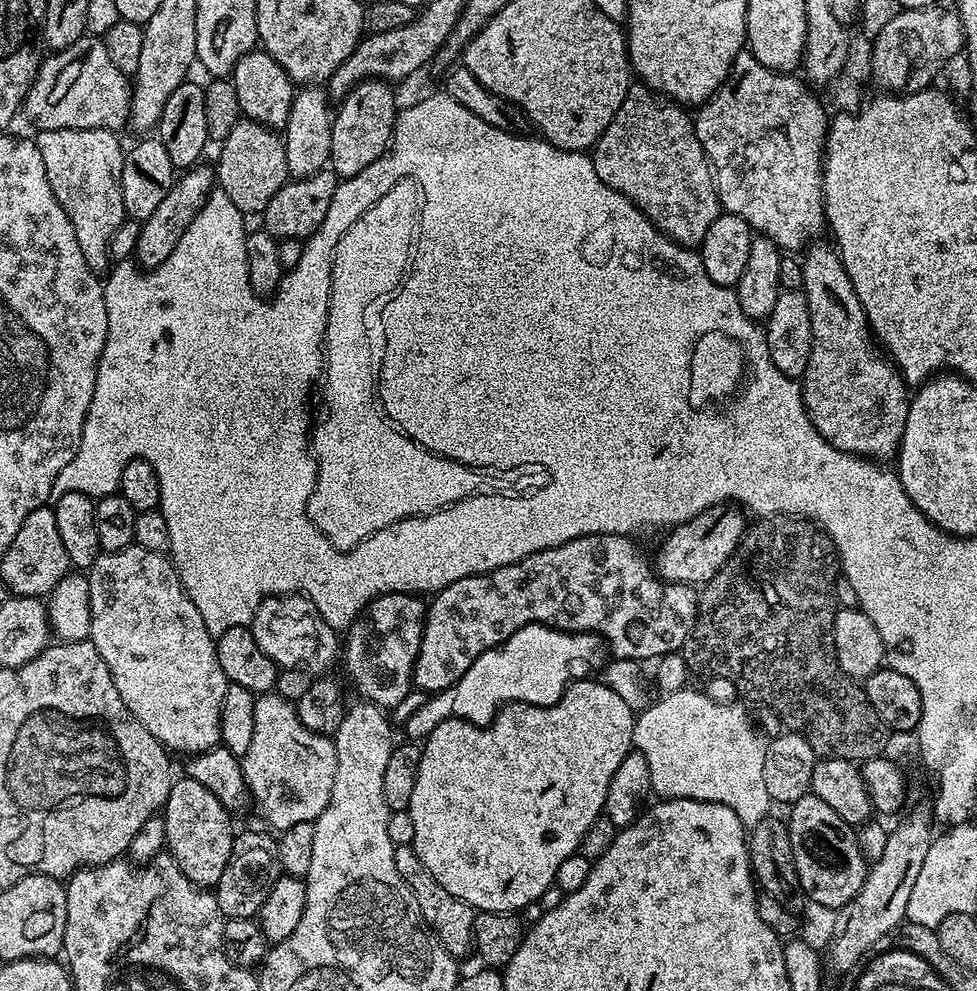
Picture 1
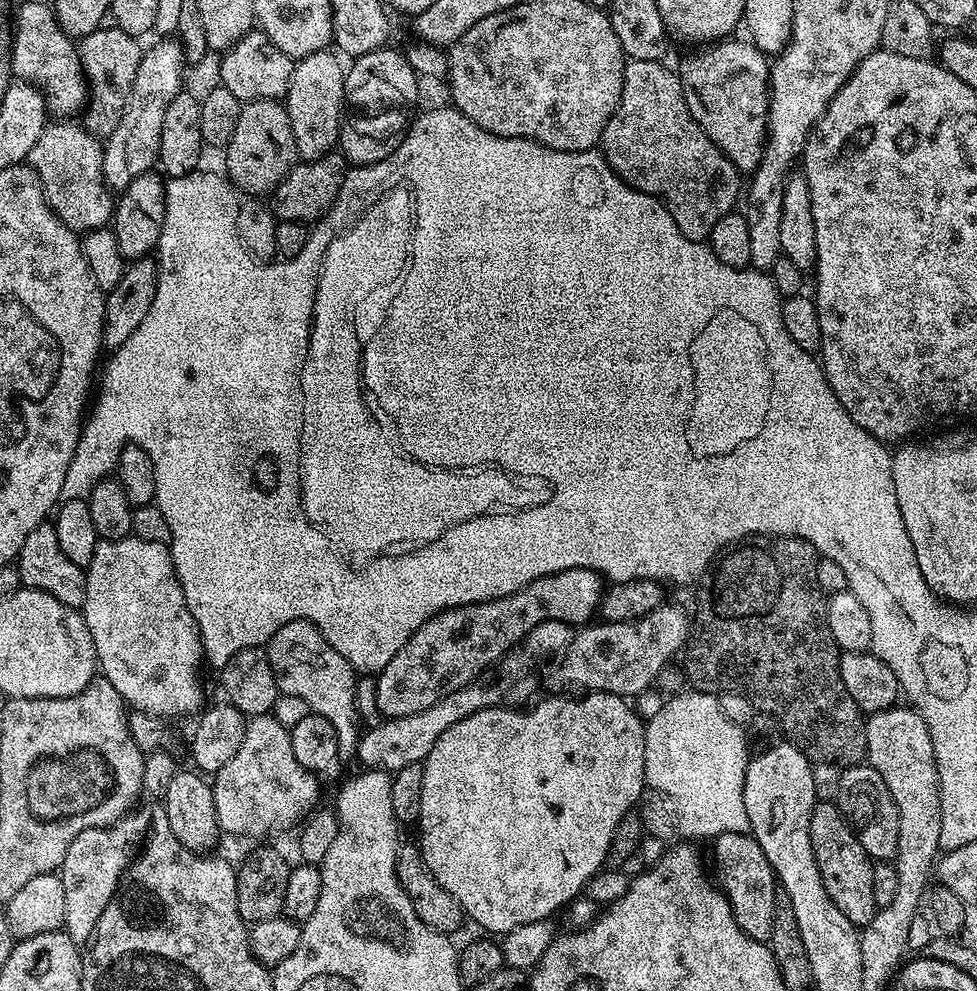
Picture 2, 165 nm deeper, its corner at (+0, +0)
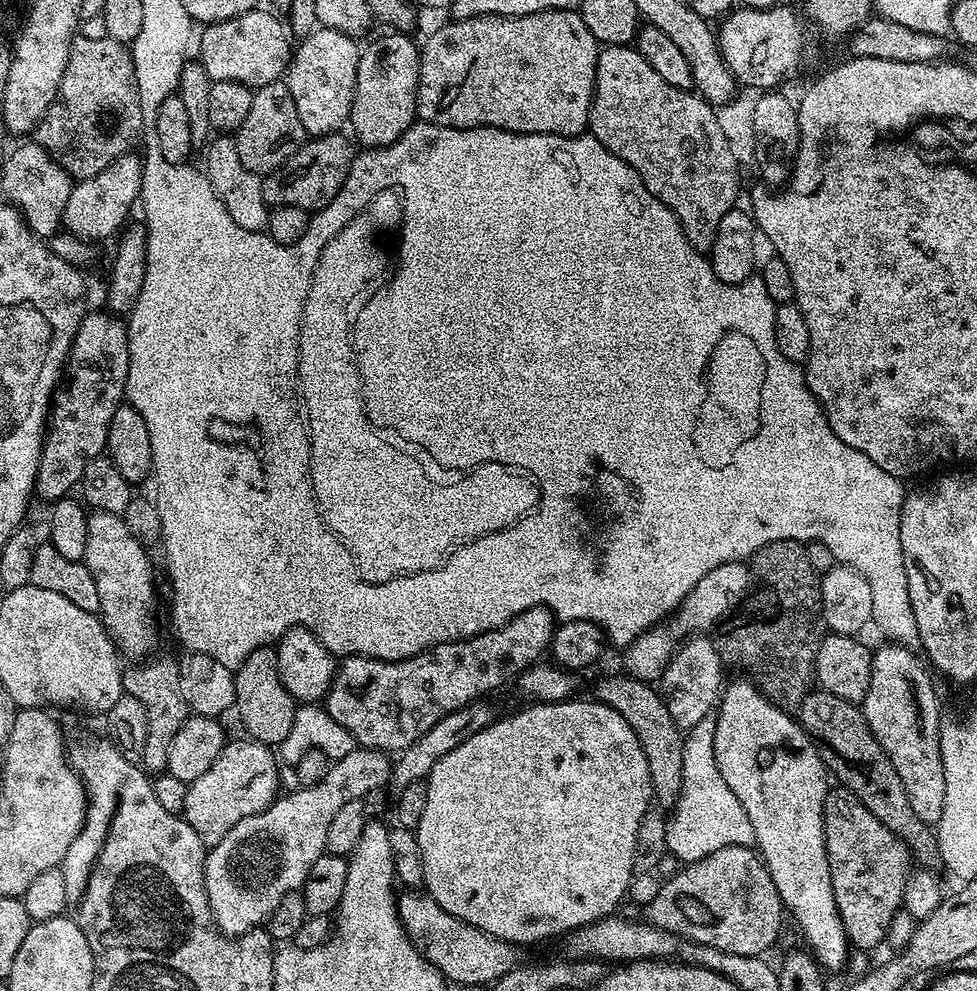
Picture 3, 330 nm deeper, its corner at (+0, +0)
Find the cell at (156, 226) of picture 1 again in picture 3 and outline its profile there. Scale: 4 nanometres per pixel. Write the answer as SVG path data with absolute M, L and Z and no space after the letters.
M107 310L89 311L74 334L64 375L52 394L50 423L44 434L42 458L36 475L35 495L47 502L65 499L79 485L90 461L108 447L110 418L125 399L124 387L130 366L128 326Z

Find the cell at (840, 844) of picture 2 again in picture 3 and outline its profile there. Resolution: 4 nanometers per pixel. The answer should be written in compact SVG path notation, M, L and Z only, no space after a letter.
M843 786L829 787L824 799L824 837L830 862L830 882L849 941L860 948L883 945L894 914L901 911L904 902L908 877L914 868L912 851L896 837L895 832L882 826L882 822L878 822L878 818L874 818L874 814L870 814L870 810L862 806L862 802L849 788Z

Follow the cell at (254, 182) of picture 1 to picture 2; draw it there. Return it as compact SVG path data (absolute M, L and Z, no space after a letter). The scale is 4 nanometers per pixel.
M280 100L247 101L238 114L238 126L234 126L234 134L226 145L227 152L228 157L224 160L228 167L226 175L241 193L260 198L275 192L298 160L294 130L285 105Z

